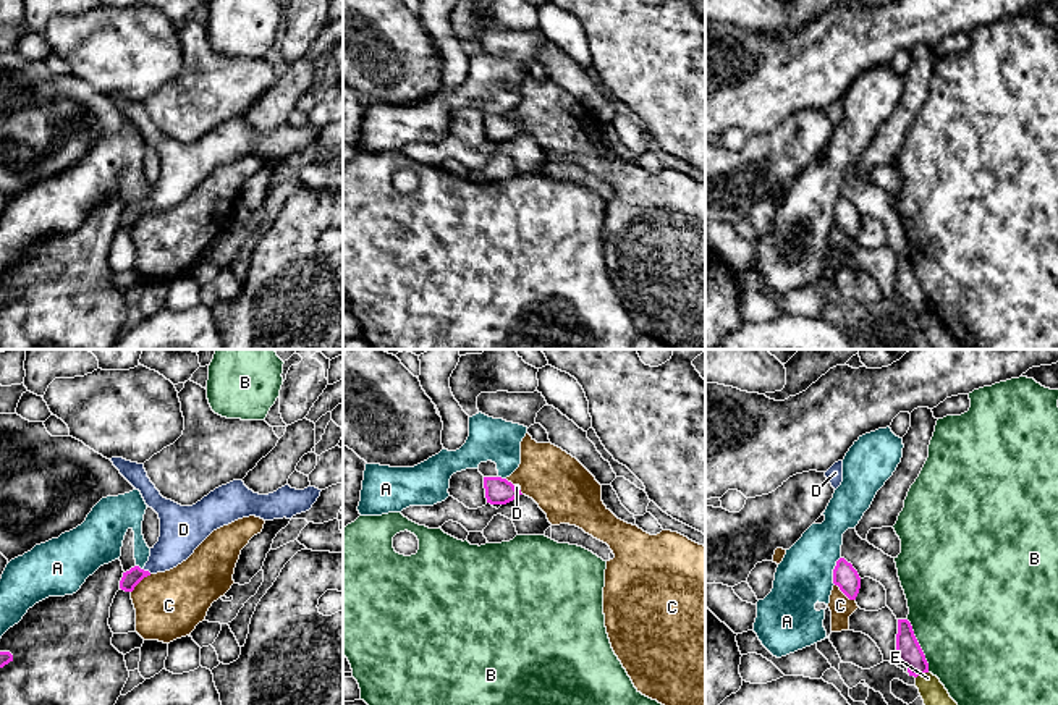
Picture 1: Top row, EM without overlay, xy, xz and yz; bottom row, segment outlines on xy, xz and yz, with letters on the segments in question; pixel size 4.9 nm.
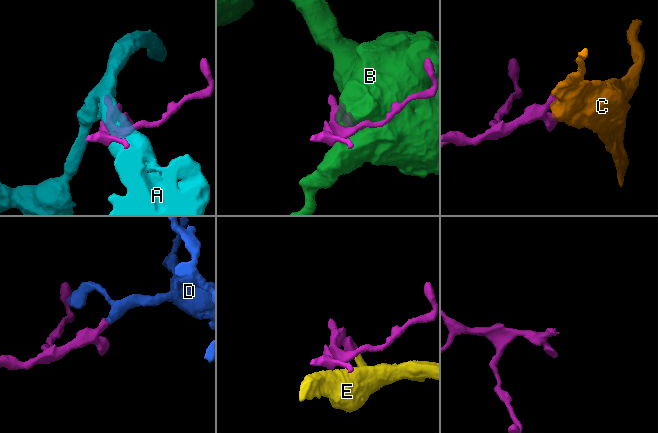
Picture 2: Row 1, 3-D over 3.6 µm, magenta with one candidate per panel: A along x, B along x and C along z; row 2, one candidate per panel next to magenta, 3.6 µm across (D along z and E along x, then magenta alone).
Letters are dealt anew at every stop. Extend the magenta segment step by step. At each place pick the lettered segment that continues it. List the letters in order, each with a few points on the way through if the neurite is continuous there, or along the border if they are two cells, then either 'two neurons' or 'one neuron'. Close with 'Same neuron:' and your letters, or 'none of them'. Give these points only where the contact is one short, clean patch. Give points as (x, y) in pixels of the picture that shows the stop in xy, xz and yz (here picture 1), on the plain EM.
A: two neurons
B: two neurons
C: border yz (835, 222), (854, 238); two neurons
D: way xy (131, 215), (148, 209), (178, 178), (180, 170); one neuron
E: two neurons
Same neuron: D

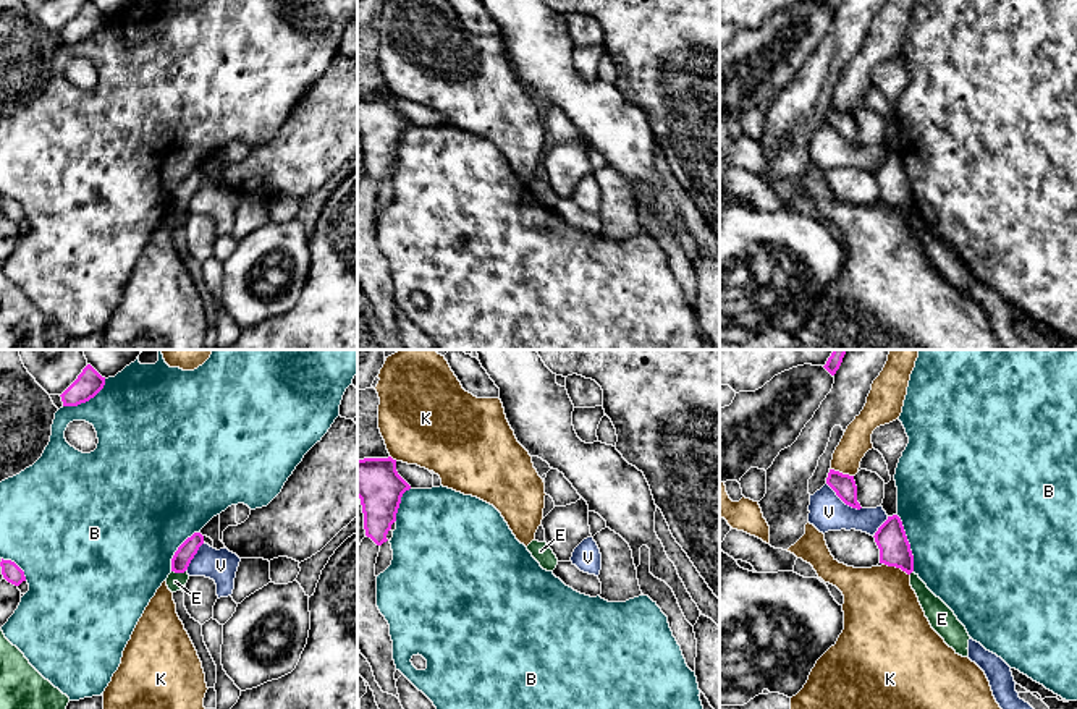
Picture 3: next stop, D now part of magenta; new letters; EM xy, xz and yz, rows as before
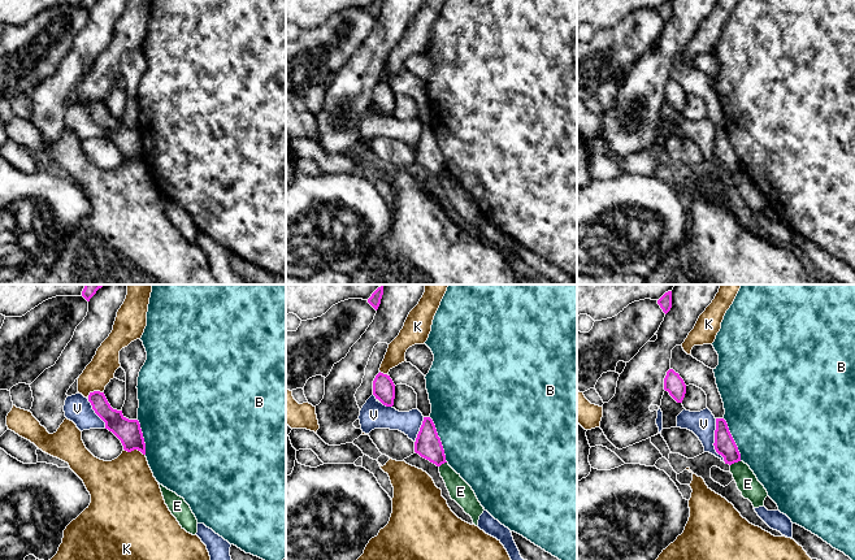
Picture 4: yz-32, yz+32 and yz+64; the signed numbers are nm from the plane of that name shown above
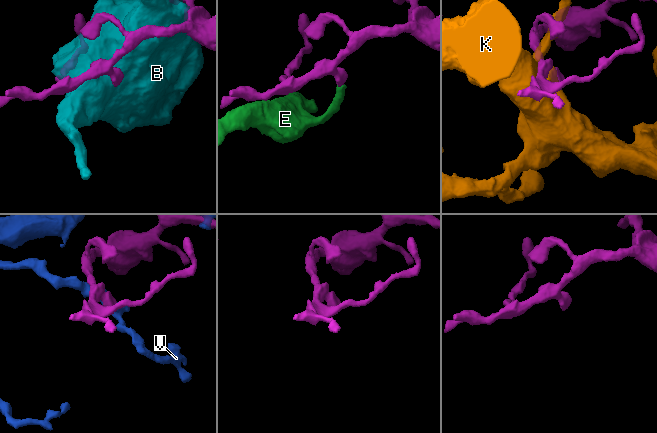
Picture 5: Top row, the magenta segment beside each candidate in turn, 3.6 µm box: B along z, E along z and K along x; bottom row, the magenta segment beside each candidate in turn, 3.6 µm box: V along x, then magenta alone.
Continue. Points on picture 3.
B: two neurons
E: two neurons
K: two neurons
V: two neurons
Same neuron: none of them

